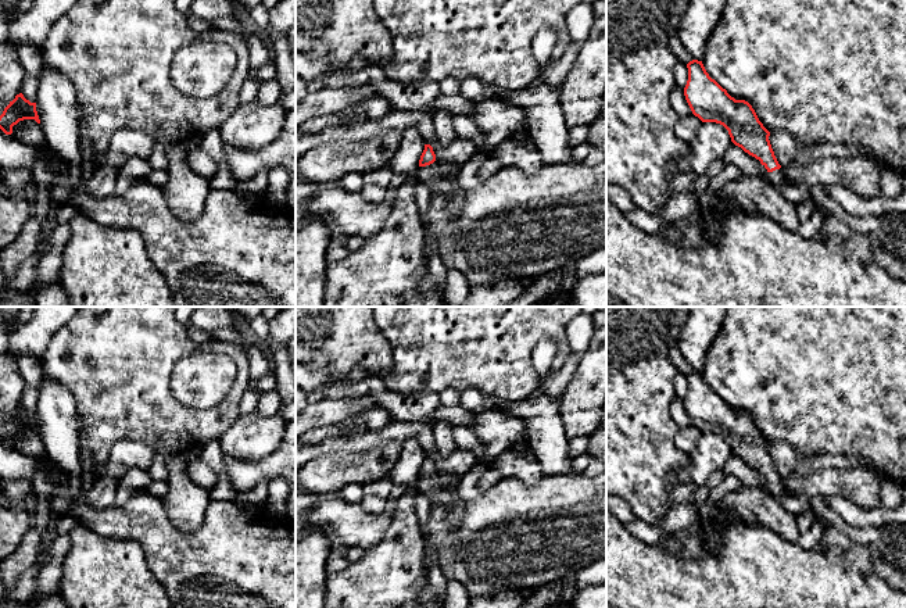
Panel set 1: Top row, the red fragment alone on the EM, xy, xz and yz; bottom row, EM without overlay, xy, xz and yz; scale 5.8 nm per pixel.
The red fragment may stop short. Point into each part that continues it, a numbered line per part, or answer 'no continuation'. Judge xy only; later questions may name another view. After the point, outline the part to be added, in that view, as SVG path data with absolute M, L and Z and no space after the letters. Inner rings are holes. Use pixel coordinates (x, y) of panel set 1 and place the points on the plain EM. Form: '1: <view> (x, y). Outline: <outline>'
no continuation

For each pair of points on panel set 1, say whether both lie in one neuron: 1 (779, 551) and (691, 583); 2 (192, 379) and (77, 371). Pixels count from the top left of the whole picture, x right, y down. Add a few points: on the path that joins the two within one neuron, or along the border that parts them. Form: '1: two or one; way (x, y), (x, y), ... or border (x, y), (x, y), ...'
1: one; way (756, 571), (748, 579), (713, 583)
2: two; border (192, 353), (171, 374), (171, 392), (183, 406)

